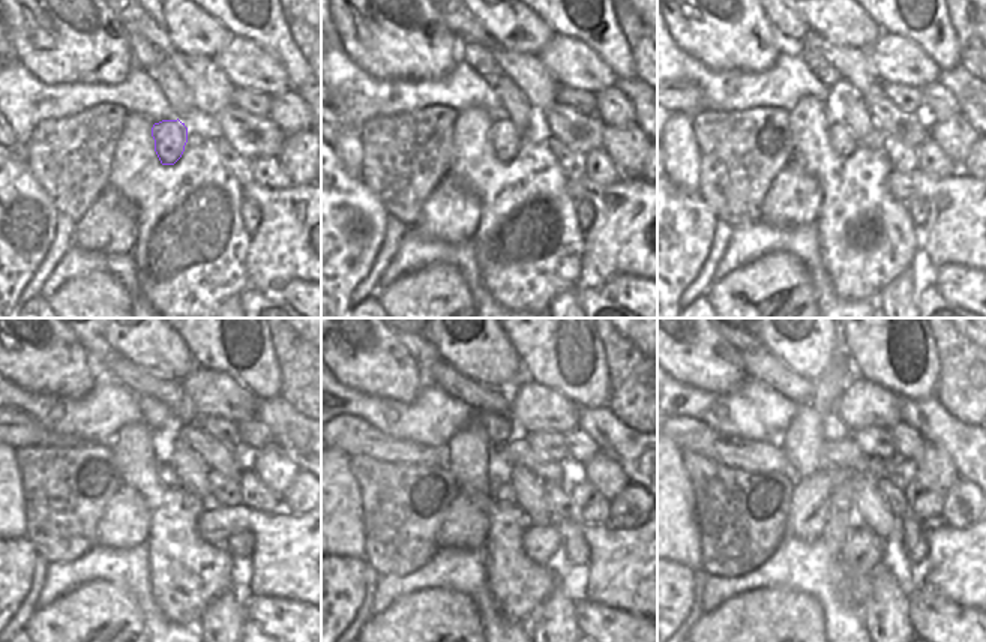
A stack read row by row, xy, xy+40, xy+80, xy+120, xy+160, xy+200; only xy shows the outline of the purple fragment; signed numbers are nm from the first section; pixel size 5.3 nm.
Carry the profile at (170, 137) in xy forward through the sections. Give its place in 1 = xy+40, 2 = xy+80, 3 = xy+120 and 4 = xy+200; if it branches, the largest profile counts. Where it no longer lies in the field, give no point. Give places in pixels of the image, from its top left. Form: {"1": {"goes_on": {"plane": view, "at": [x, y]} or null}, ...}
{"1": {"goes_on": {"plane": "xy+40", "at": [506, 140]}}, "2": {"goes_on": {"plane": "xy+80", "at": [841, 138]}}, "3": {"goes_on": {"plane": "xy+120", "at": [165, 473]}}, "4": {"goes_on": {"plane": "xy+200", "at": [844, 497]}}}

